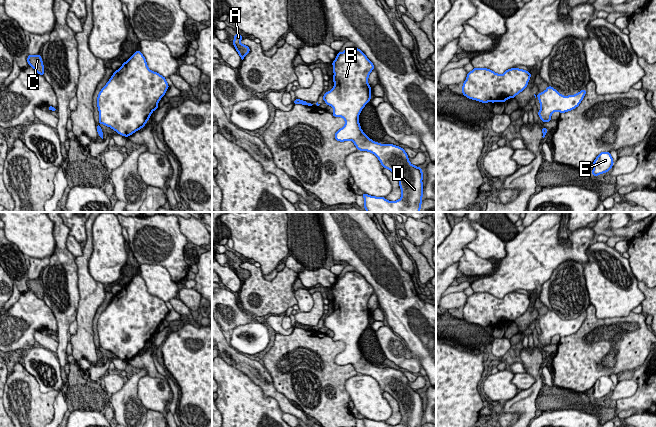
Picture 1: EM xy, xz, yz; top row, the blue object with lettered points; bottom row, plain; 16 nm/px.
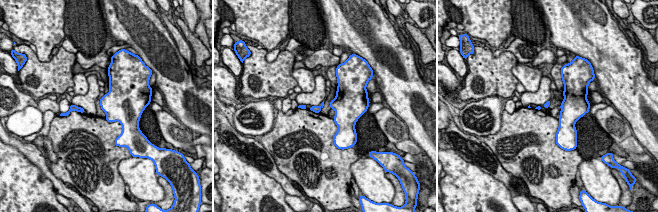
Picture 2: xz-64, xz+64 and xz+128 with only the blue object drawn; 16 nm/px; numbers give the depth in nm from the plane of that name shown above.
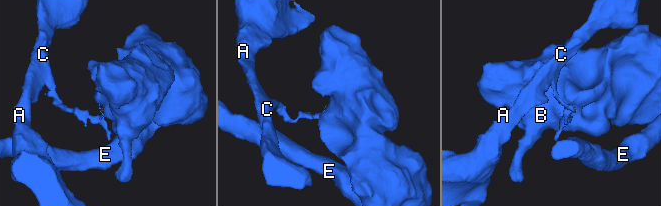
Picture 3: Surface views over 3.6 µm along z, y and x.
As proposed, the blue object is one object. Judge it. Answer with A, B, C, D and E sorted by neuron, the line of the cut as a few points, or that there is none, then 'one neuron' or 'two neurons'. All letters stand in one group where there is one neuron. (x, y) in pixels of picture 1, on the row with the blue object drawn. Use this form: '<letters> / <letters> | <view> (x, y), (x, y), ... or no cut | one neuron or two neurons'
A C / B D E | xz (323, 96), (324, 99) | two neurons

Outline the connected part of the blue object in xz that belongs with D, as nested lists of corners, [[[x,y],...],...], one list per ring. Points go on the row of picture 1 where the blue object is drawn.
[[[346,48],[343,53],[338,51],[333,65],[334,87],[326,92],[324,101],[333,107],[332,115],[342,117],[345,125],[335,133],[335,139],[340,142],[351,140],[360,151],[373,153],[379,159],[383,168],[389,169],[399,180],[402,192],[401,198],[397,201],[388,201],[385,197],[375,197],[362,193],[364,197],[364,208],[367,212],[420,212],[423,196],[423,172],[420,167],[410,163],[405,149],[393,144],[380,144],[371,140],[361,129],[359,124],[359,114],[364,106],[371,99],[372,88],[368,84],[368,77],[374,70],[373,63],[358,48]]]

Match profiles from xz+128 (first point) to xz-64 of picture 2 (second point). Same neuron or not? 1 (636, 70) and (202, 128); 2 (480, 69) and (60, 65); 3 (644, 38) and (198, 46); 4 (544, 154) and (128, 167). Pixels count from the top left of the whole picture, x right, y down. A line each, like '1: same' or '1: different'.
1: same
2: same
3: same
4: different

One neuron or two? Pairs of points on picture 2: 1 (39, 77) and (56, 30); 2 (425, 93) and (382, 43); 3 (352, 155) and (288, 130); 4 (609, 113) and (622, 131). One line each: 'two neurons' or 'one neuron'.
1: two neurons
2: one neuron
3: one neuron
4: one neuron

